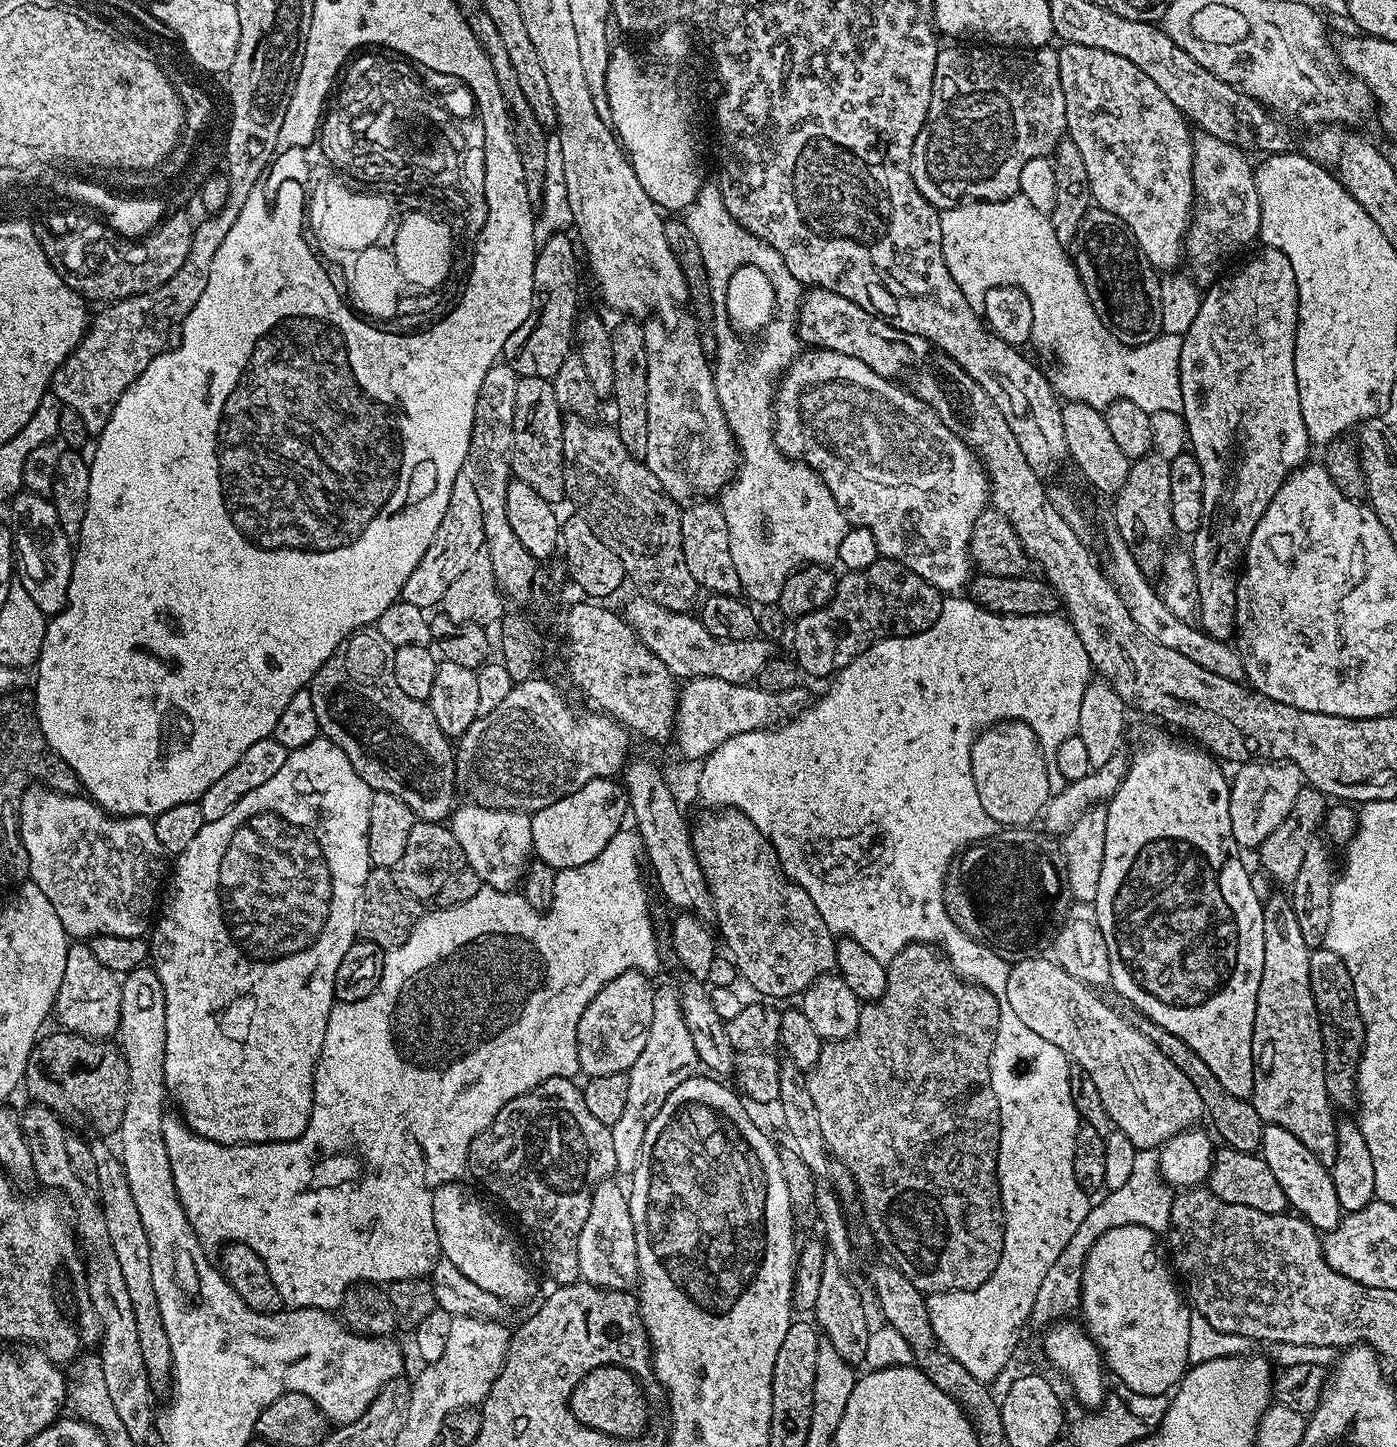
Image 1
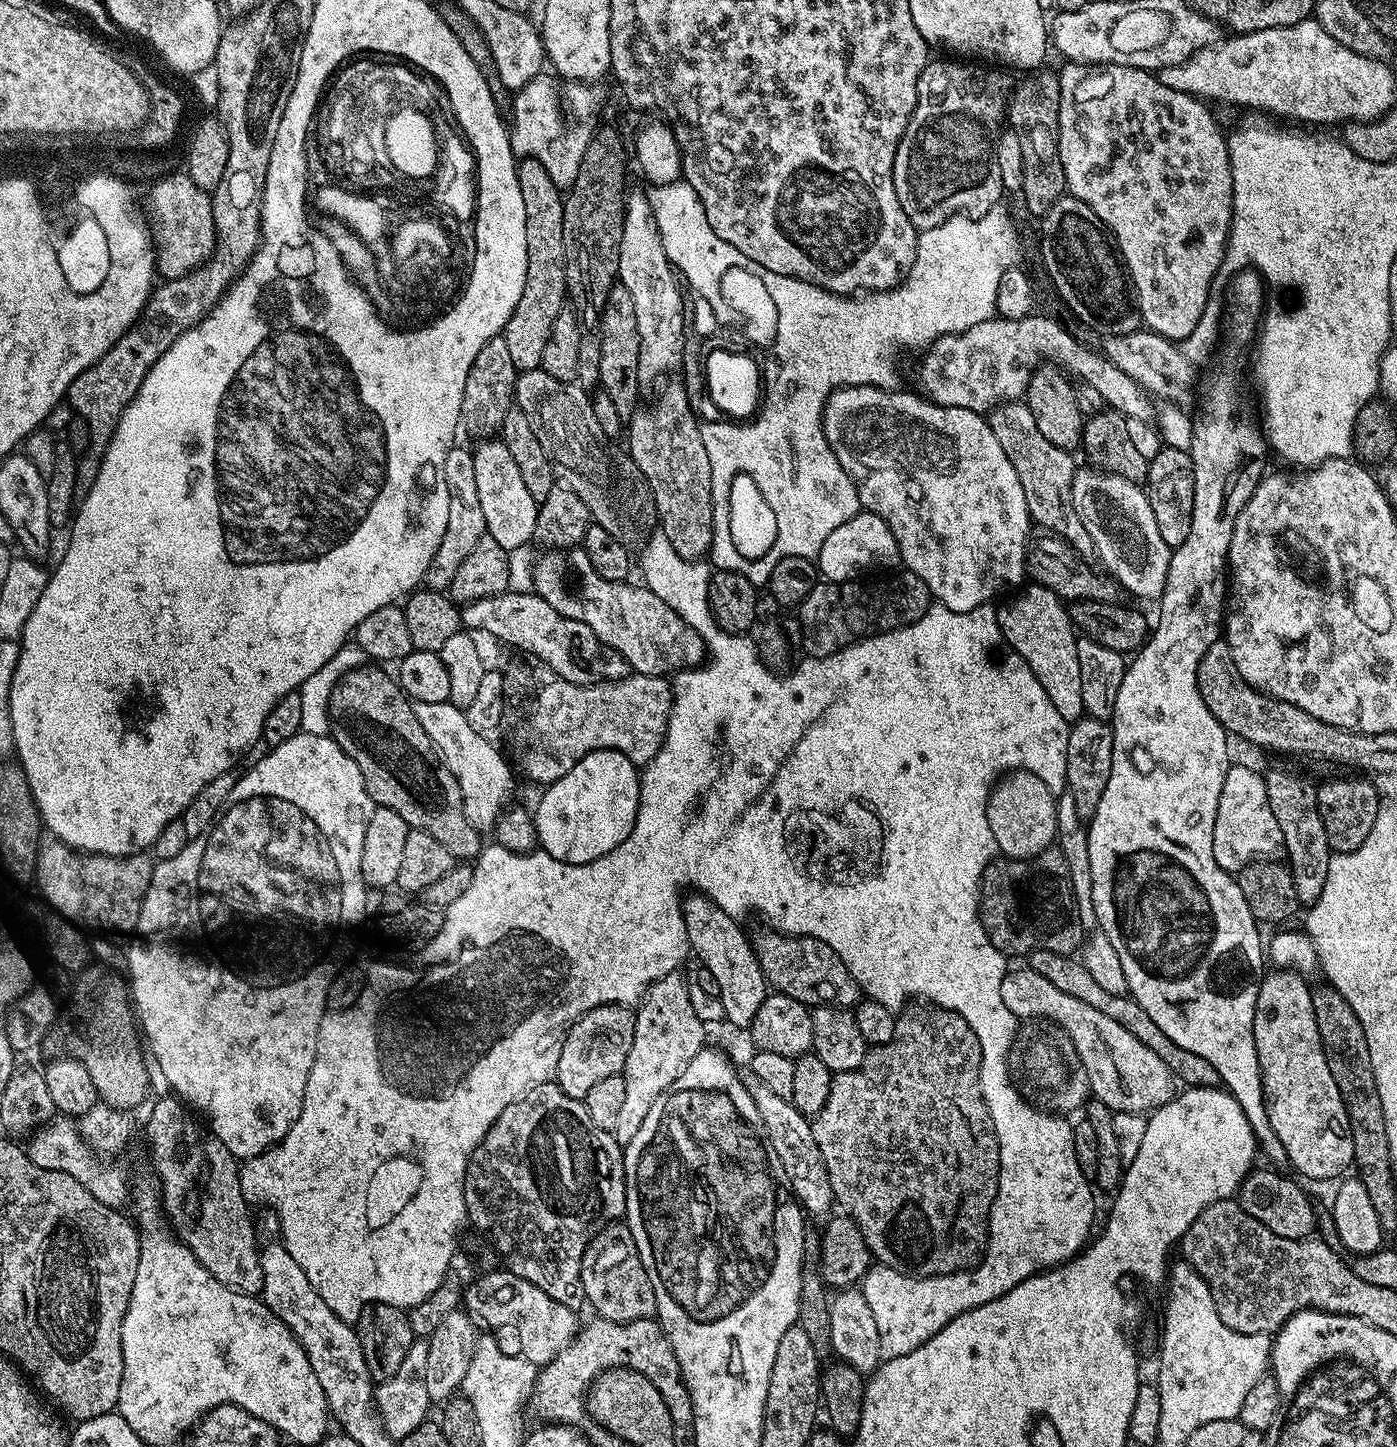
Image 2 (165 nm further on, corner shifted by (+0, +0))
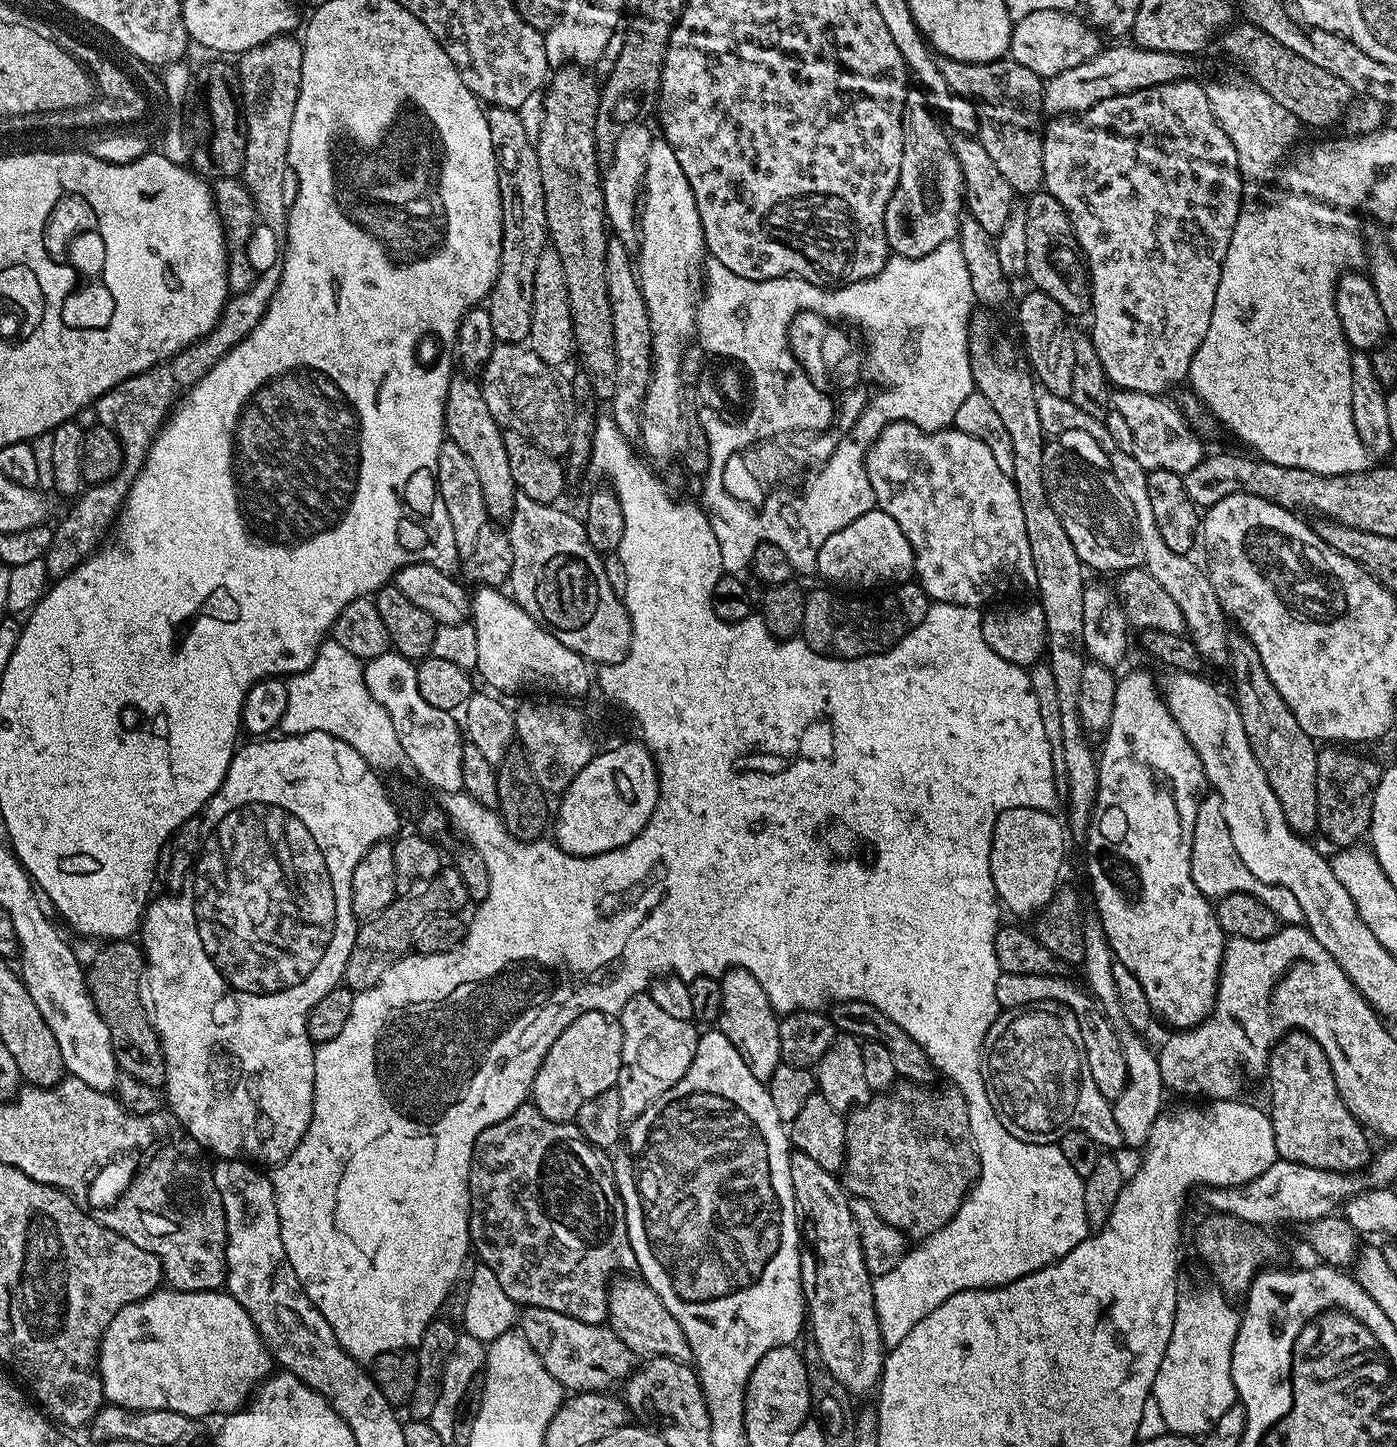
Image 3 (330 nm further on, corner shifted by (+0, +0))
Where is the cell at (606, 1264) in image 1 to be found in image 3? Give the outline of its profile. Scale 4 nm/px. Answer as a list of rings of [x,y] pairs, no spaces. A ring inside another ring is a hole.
[[[621,1275],[608,1285],[607,1327],[612,1328],[614,1334],[618,1334],[618,1338],[622,1338],[622,1342],[626,1342],[628,1349],[637,1357],[669,1356],[675,1360],[691,1361],[692,1351],[686,1342],[686,1334],[682,1334],[682,1326],[678,1326],[674,1314],[662,1306],[662,1298],[654,1294],[649,1284],[633,1276]]]

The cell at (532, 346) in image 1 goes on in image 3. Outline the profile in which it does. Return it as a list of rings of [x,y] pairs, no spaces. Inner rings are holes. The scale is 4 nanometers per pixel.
[[[515,108],[487,109],[490,126],[490,142],[496,151],[496,169],[500,171],[500,201],[502,202],[502,250],[500,251],[500,269],[492,291],[486,297],[486,307],[490,314],[490,330],[494,330],[497,341],[502,344],[524,344],[530,334],[530,314],[532,313],[532,295],[534,294],[534,269],[538,267],[538,254],[549,247],[550,237],[546,222],[546,202],[542,194],[542,170],[538,166],[538,154],[533,137],[528,136],[522,126]]]

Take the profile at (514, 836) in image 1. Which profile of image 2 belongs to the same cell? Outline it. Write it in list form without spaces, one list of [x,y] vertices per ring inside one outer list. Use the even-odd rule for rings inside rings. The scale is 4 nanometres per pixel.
[[[422,702],[416,704],[415,709],[422,730],[426,730],[440,760],[448,767],[450,774],[454,774],[462,790],[462,806],[470,826],[481,834],[491,833],[497,818],[511,801],[508,799],[512,796],[513,767],[508,766],[503,754],[488,741],[491,739],[485,733],[470,726],[465,709],[456,708],[451,702]]]

